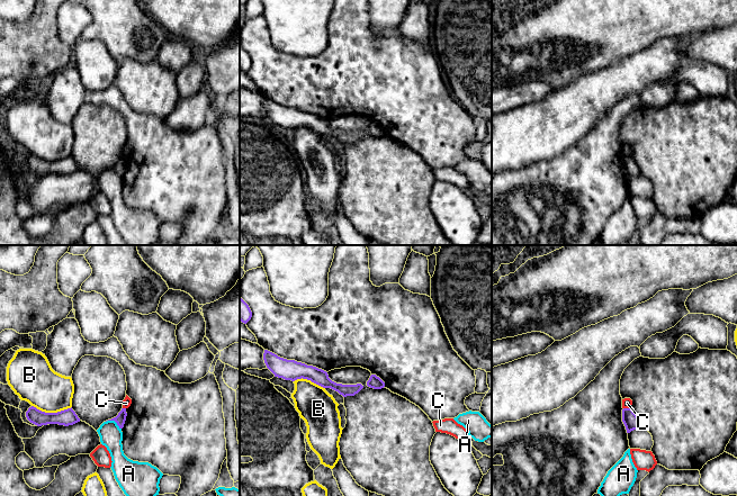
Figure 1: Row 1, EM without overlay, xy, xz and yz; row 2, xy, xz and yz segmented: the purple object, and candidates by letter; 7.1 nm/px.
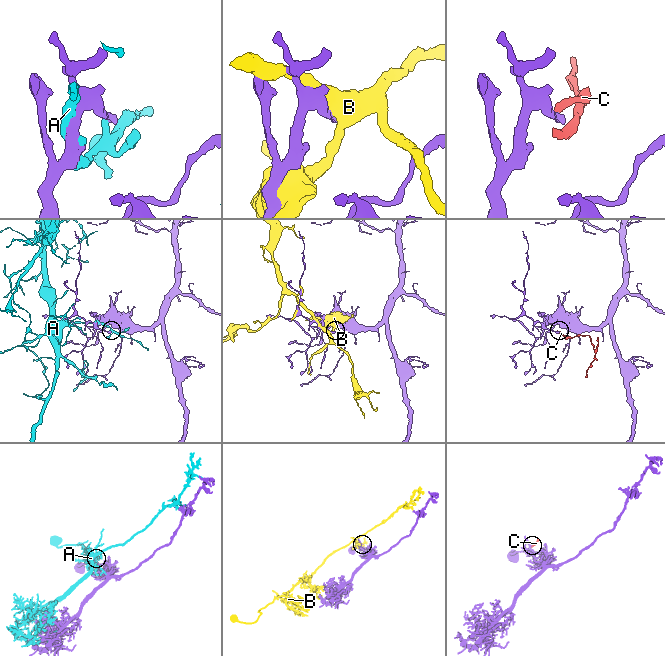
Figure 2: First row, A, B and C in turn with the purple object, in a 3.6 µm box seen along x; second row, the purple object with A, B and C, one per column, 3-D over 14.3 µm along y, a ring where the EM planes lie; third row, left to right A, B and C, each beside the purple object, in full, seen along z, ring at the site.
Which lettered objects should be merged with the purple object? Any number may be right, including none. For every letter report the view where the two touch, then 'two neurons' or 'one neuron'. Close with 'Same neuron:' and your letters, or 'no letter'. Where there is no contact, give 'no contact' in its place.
A: xy | two neurons
B: xy | two neurons
C: yz | two neurons
Same neuron: no letter

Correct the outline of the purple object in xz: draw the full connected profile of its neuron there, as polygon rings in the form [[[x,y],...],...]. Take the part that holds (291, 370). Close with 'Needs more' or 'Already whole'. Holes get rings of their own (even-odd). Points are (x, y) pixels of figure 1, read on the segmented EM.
[[[264,350],[263,360],[267,368],[275,375],[275,377],[291,381],[302,378],[307,379],[323,388],[331,388],[338,391],[343,397],[354,396],[363,388],[361,384],[357,385],[336,384],[332,381],[329,378],[327,372],[322,369],[318,369],[313,366],[307,366],[295,360],[287,360],[280,358],[268,350]]]. Already whole

